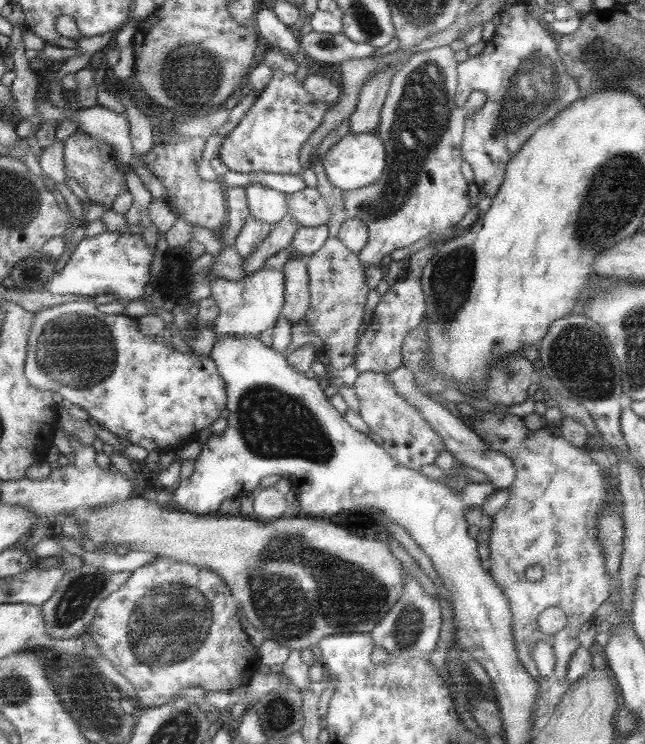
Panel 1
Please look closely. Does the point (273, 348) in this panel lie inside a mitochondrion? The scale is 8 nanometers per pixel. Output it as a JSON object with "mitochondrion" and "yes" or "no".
{"mitochondrion":"no"}

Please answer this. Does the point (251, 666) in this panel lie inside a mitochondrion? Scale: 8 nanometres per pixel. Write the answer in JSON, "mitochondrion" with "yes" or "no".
{"mitochondrion":"no"}

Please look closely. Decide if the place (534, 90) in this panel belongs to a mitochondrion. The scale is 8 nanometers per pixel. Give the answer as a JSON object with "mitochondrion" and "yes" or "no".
{"mitochondrion":"yes"}

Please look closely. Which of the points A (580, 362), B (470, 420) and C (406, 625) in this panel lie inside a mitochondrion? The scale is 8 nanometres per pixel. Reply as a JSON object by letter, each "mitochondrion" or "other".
{"A":"mitochondrion","B":"other","C":"mitochondrion"}

